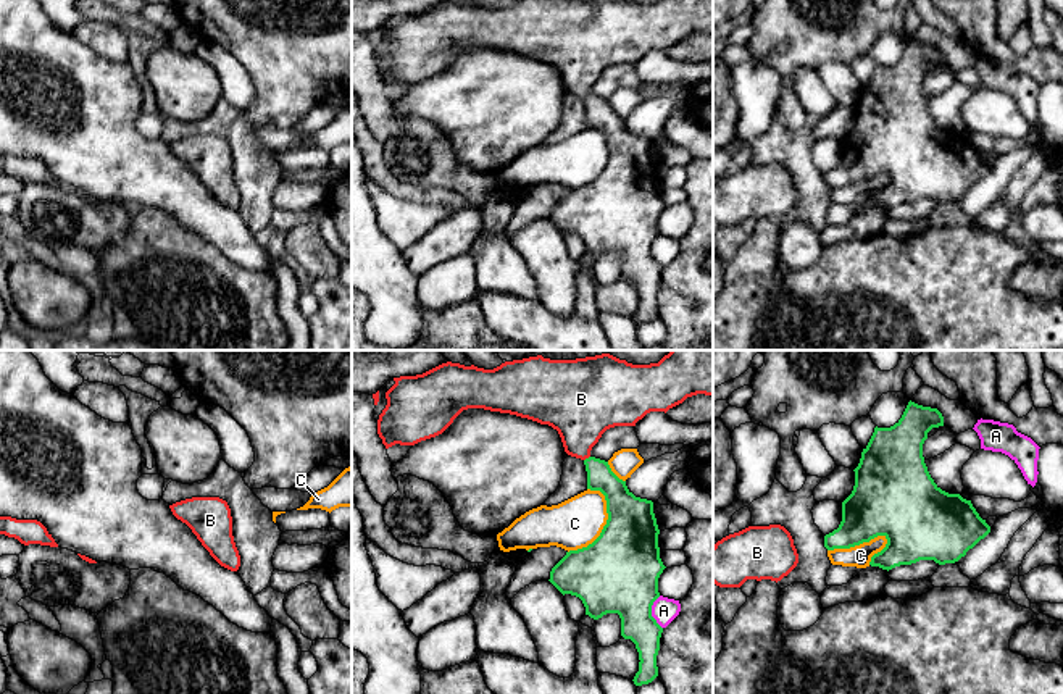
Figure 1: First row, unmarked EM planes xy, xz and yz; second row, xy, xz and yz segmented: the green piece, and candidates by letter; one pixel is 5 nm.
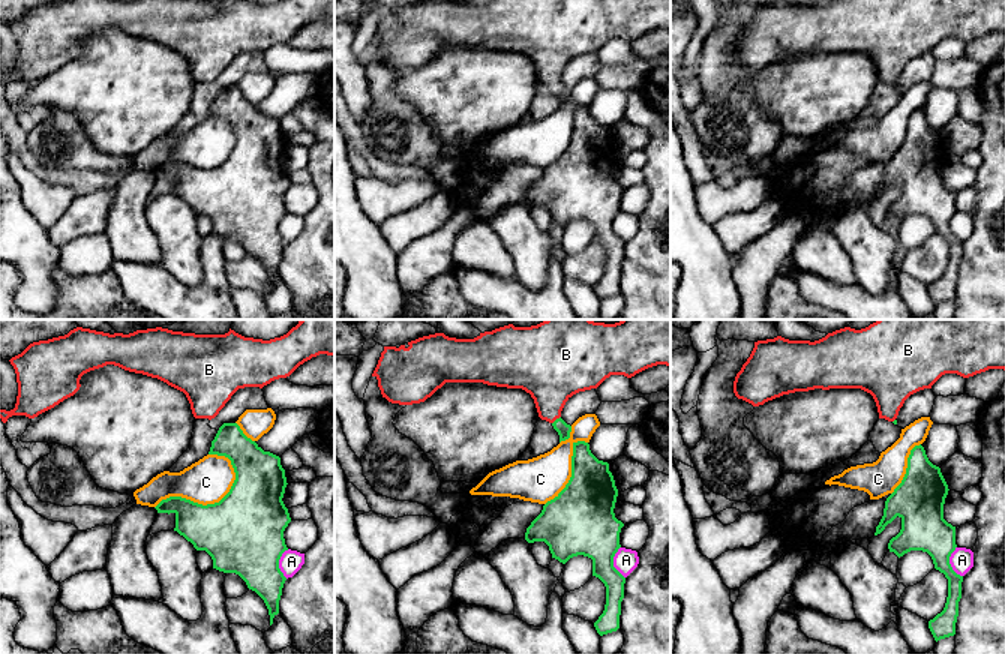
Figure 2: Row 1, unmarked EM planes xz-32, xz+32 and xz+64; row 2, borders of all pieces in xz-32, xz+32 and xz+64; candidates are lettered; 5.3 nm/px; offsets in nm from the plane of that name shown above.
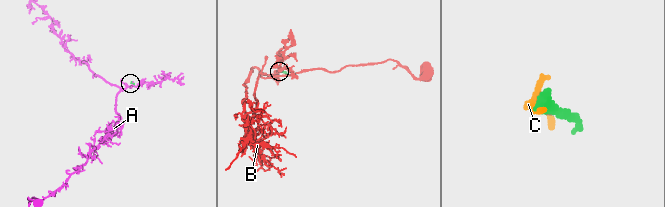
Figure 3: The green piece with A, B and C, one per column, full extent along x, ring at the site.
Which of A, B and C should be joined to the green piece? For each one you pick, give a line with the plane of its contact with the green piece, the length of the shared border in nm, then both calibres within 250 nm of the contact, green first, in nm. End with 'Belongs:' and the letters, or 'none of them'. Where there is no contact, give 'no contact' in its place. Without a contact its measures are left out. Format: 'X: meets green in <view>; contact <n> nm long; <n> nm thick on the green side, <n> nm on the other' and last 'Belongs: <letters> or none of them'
B: meets green in xz; contact 40 nm long; 130 nm thick on the green side, 320 nm on the other
Belongs: B

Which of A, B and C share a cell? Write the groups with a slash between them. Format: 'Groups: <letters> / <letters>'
Groups: A / B / C

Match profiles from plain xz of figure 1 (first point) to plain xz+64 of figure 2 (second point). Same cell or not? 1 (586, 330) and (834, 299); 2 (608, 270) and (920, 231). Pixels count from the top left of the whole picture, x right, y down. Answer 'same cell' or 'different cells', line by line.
1: same cell
2: same cell

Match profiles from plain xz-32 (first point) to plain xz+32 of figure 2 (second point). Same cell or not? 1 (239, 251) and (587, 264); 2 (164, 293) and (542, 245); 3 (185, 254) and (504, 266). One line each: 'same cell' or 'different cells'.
1: different cells
2: different cells
3: different cells

